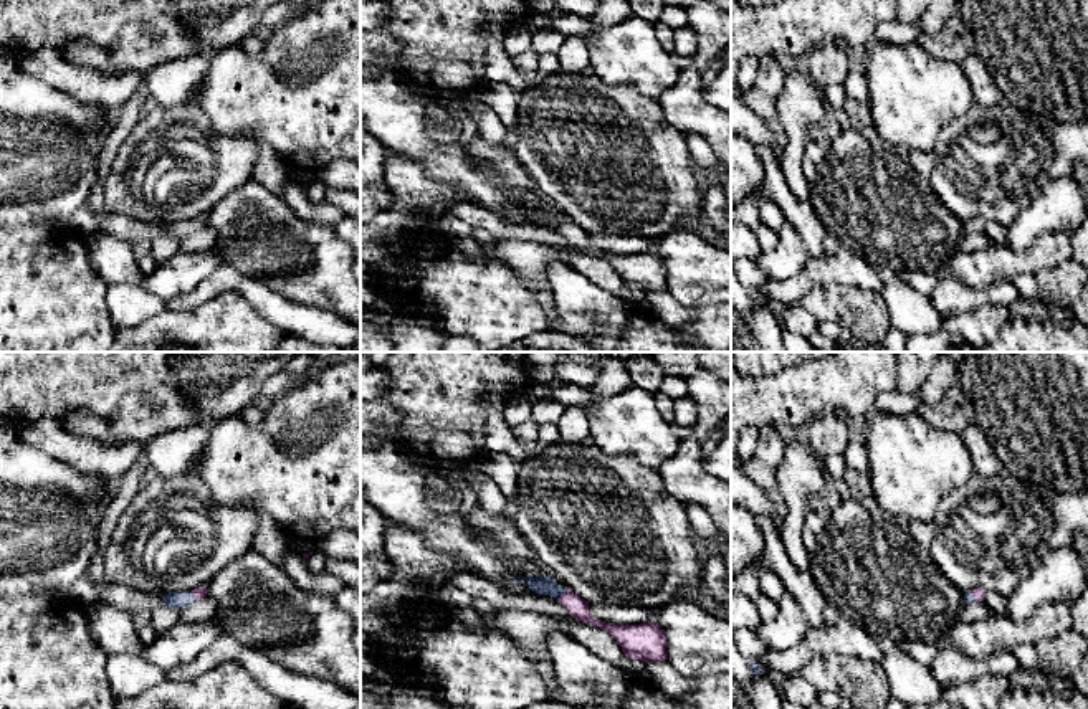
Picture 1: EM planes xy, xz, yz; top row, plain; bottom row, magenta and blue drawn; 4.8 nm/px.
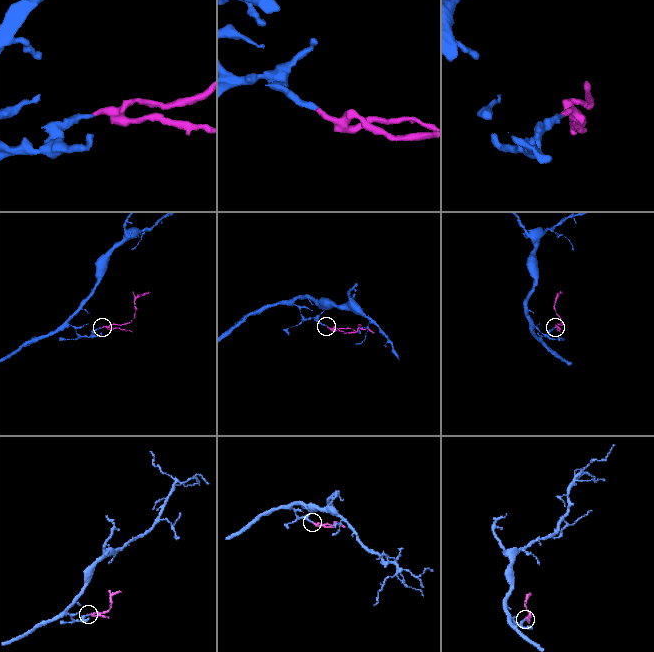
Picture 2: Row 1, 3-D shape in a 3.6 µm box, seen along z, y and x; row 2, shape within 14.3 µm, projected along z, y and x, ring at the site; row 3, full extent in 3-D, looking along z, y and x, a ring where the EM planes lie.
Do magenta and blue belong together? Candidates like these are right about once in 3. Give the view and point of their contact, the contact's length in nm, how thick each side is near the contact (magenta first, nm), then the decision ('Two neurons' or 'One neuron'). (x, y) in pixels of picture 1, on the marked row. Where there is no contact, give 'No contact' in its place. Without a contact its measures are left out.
Touches magenta at xz (561, 595). Shared border 70 nm. Thickness 100 nm (magenta) against 100 nm. One neuron

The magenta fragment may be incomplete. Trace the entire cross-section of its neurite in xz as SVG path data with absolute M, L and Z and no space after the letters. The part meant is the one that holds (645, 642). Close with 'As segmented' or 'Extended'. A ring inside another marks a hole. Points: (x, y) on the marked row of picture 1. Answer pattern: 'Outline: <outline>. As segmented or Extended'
Outline: M514 577L513 580L518 585L523 578L534 593L556 598L575 620L608 631L630 659L643 661L645 664L668 659L668 641L663 630L656 623L615 625L599 621L590 615L589 602L580 598L570 588L565 590L559 587L556 578Z. Extended

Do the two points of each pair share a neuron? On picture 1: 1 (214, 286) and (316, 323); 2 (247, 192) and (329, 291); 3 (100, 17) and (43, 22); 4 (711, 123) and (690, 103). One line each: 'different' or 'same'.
1: same
2: same
3: same
4: same

